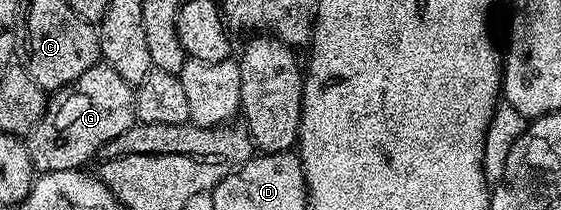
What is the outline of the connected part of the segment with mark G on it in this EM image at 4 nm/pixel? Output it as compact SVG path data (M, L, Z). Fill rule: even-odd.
M104 62L87 70L87 74L69 87L60 88L55 94L58 104L50 103L46 107L44 118L27 137L34 169L38 173L84 169L85 163L92 156L96 157L111 138L119 138L119 134L135 123L134 95L134 85L119 78L119 74Z

